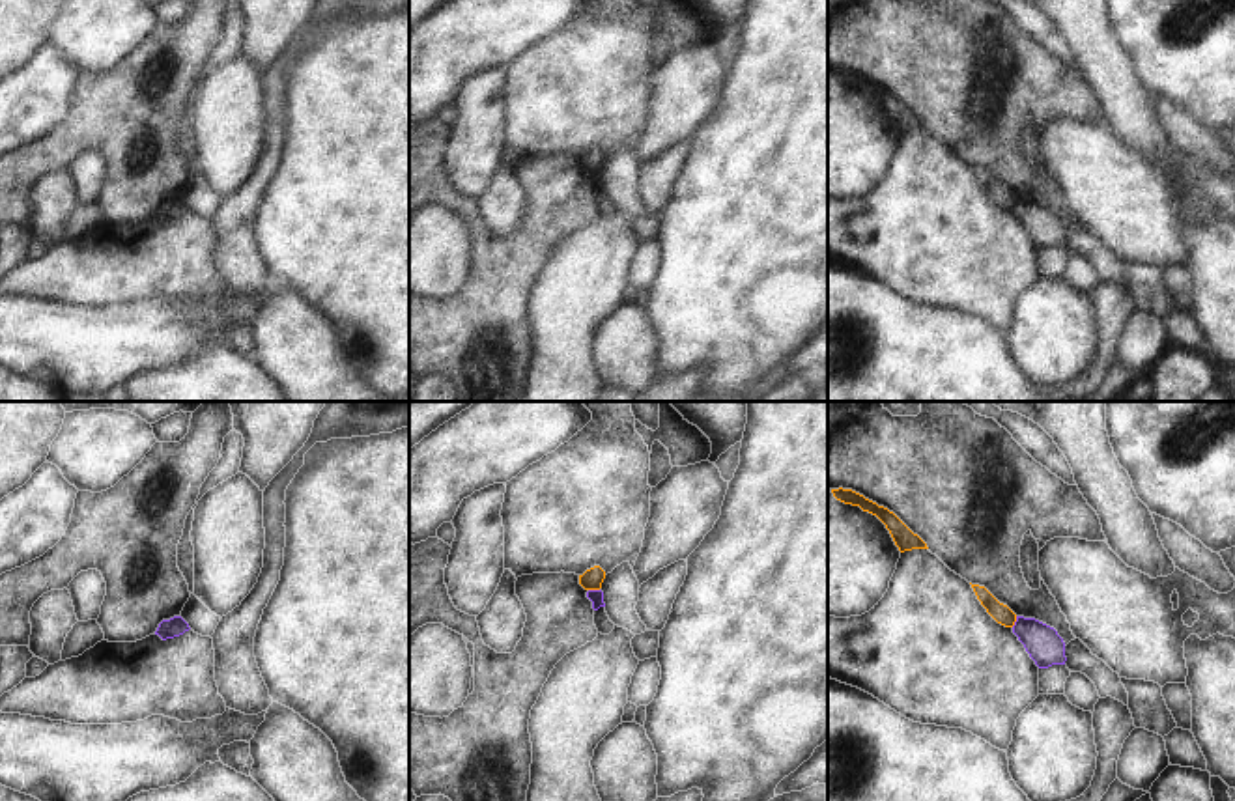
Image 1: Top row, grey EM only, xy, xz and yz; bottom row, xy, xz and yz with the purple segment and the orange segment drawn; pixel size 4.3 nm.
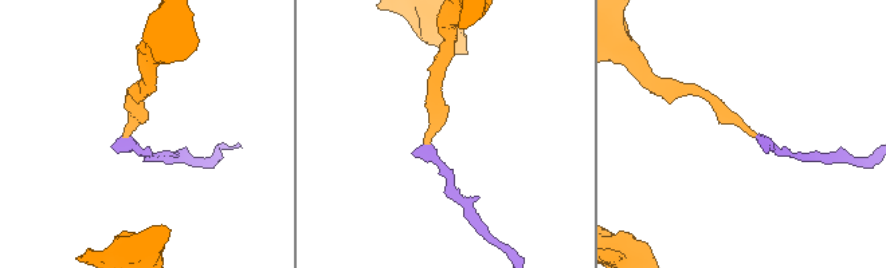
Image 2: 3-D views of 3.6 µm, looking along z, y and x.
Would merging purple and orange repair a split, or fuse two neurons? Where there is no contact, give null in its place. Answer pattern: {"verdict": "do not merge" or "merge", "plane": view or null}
{"verdict": "do not merge", "plane": "xz"}

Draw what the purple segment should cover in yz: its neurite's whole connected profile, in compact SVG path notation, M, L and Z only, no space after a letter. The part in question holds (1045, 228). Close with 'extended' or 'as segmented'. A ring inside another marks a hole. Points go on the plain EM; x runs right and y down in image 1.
M1016 198L1013 215L1039 250L1065 246L1065 224L1058 213L1035 200Z | as segmented

